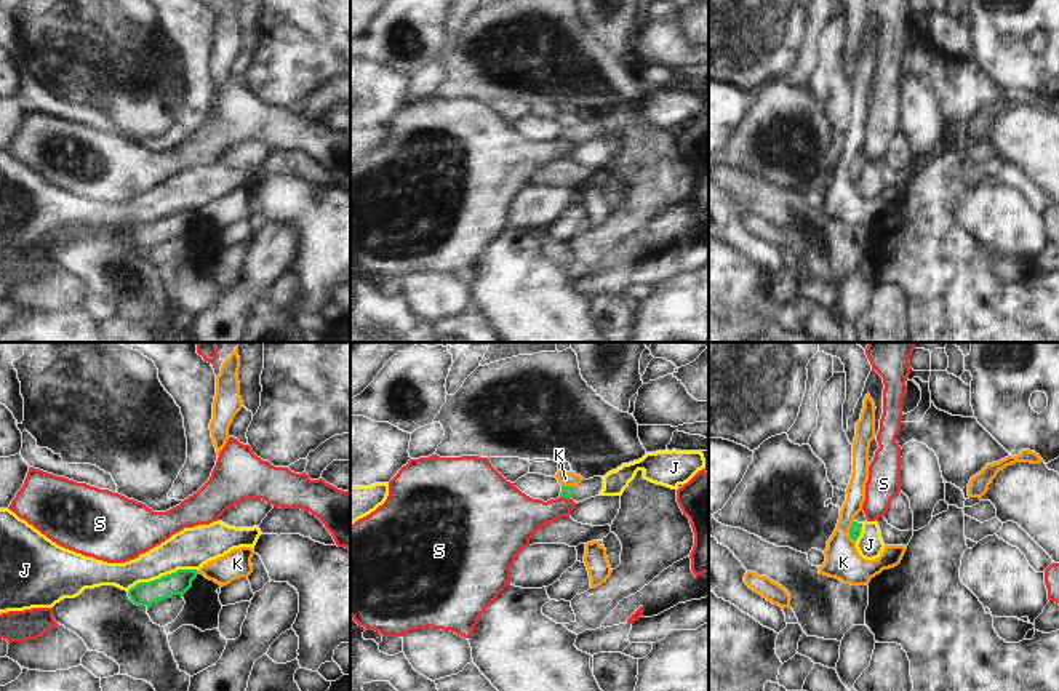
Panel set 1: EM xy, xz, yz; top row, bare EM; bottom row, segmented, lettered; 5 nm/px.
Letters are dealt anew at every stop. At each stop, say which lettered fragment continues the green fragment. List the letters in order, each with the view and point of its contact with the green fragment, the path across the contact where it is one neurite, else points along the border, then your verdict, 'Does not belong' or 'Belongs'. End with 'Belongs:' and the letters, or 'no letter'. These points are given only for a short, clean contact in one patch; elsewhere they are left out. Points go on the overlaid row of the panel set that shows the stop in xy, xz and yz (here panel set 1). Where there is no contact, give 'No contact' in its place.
J: Touches green at xy (162, 576). Does not belong
K: Touches green at yz (850, 531). Boundary: yz (853, 520), (850, 536), (855, 541). Does not belong
S: Touches green at xz (565, 496). Boundary: xz (560, 495), (570, 499). Does not belong
Belongs: no letter

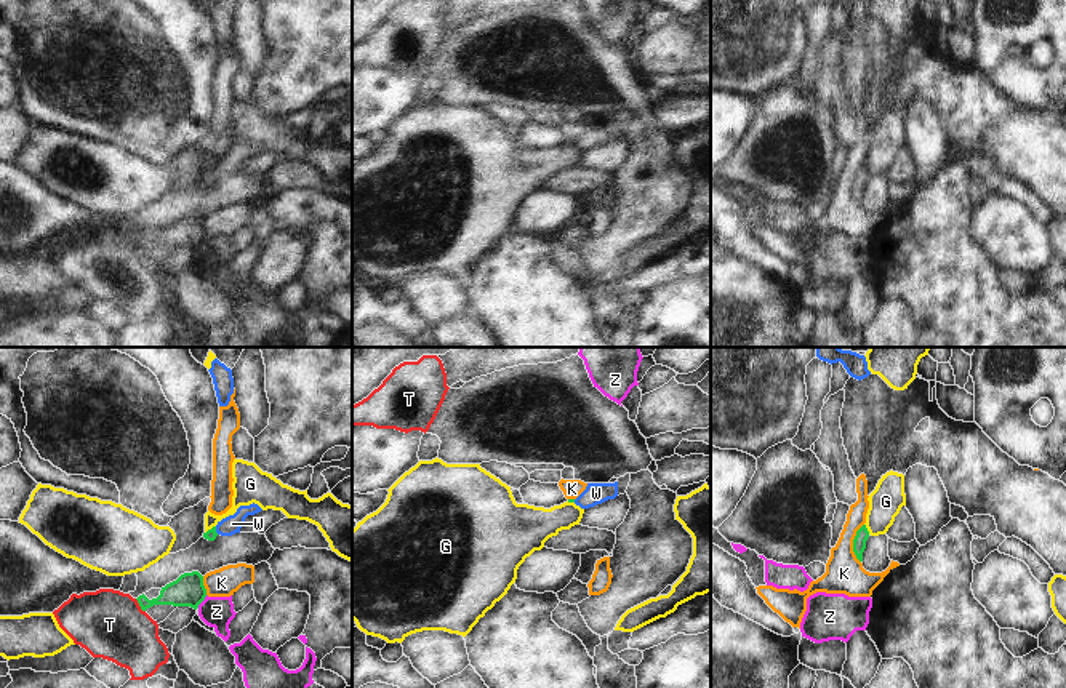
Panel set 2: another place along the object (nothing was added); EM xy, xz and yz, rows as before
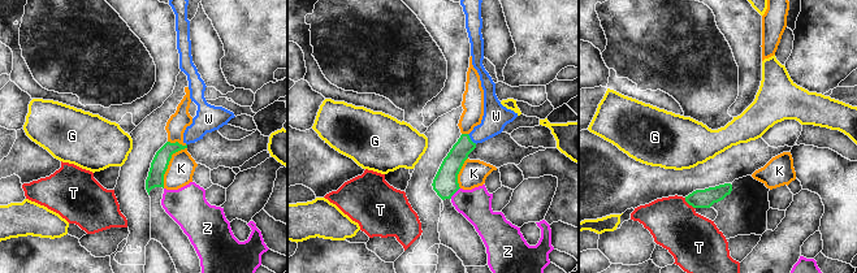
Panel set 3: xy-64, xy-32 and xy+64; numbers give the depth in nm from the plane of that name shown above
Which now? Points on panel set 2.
G: Touches green at yz (866, 528). Boundary: yz (865, 524), (869, 533). Does not belong
K: Touches green at yz (853, 543). Boundary: yz (863, 524), (853, 540), (853, 554), (860, 562). Does not belong
T: Touches green at xy (140, 605). Boundary: xy (135, 599), (144, 612). Does not belong
W: Touches green at xy (215, 530). Path across: xy (210, 535), (215, 530), (232, 524). Belongs
Z: Touches green at xy (202, 600). Boundary: xy (207, 596), (197, 607). Does not belong
Belongs: W

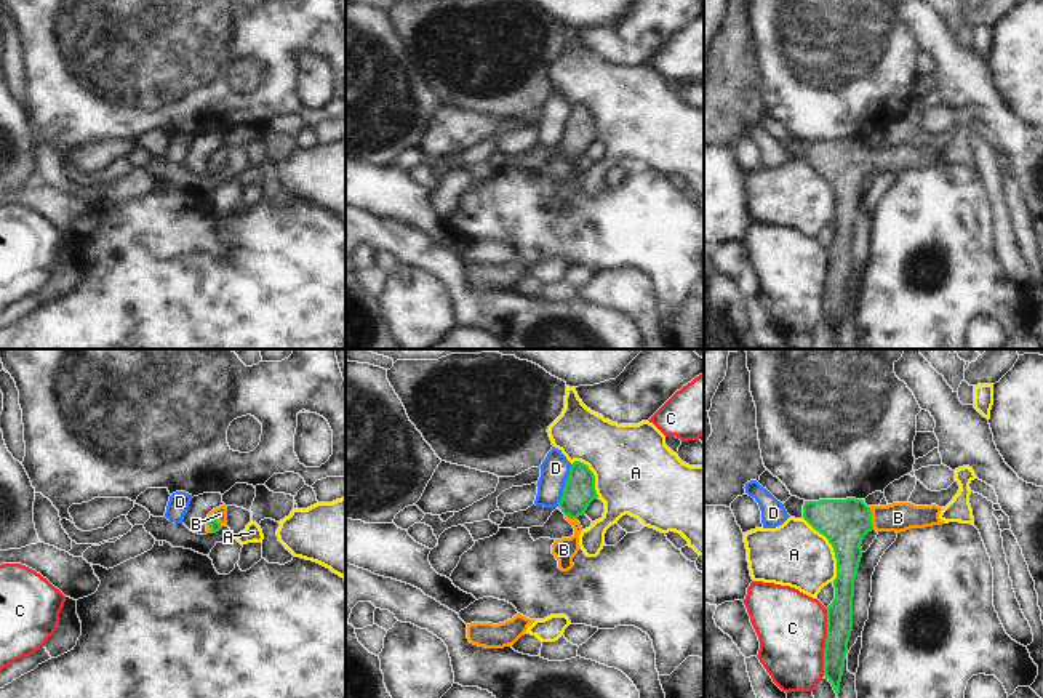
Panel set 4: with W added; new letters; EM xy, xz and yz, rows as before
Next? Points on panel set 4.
A: Touches green at yz (832, 546). Does not belong
B: Touches green at yz (871, 517). Path across: yz (845, 522), (871, 517), (898, 517). Belongs
C: Touches green at yz (826, 642). Boundary: yz (827, 609), (823, 674). Does not belong
D: Touches green at xz (565, 485). Boundary: xz (573, 465), (557, 505). Does not belong
Belongs: B

